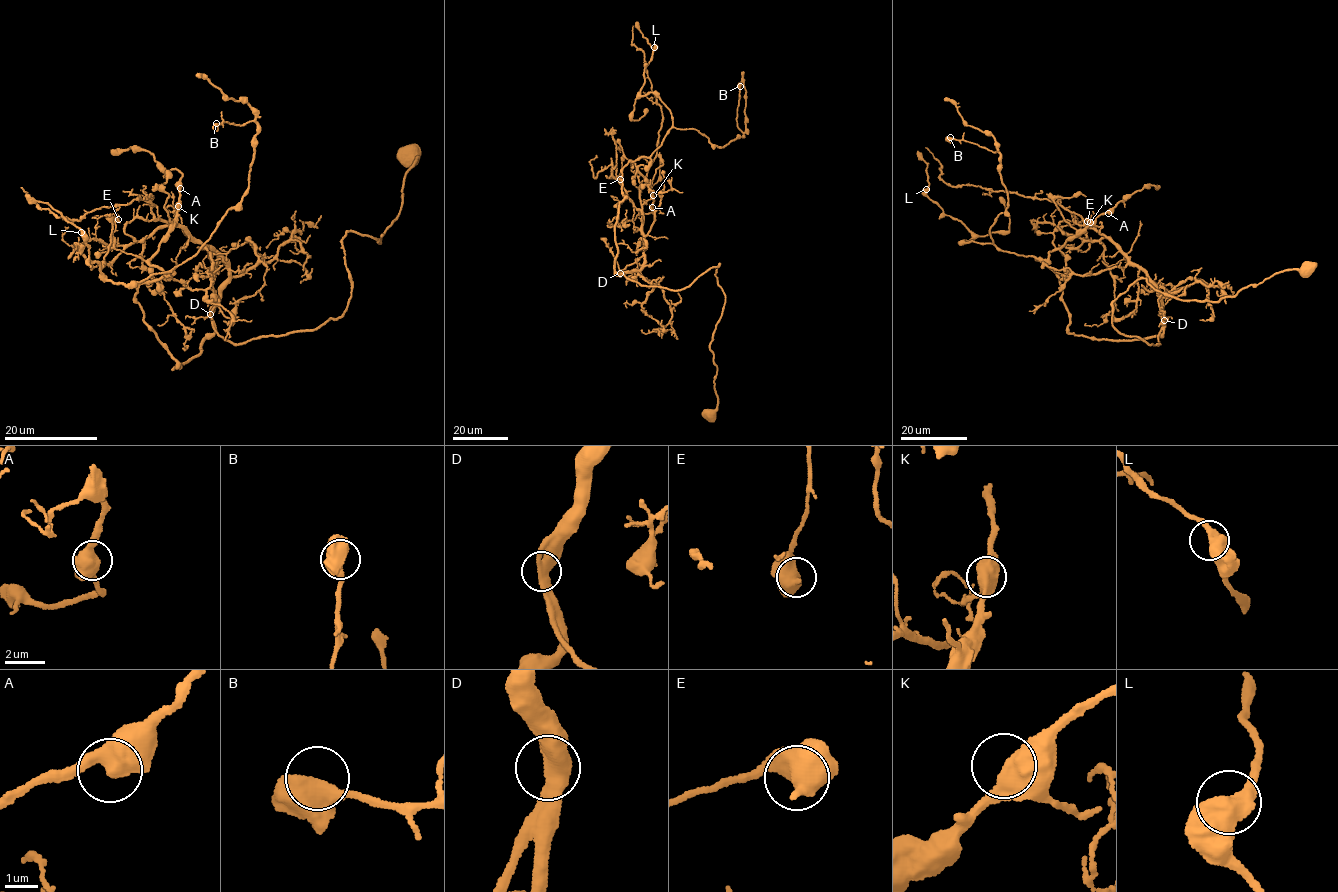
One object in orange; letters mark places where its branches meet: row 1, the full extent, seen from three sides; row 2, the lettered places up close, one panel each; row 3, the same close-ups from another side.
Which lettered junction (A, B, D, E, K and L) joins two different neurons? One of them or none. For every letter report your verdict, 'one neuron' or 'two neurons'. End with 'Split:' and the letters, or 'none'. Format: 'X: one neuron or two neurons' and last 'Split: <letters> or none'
A: one neuron
B: one neuron
D: one neuron
E: one neuron
K: one neuron
L: one neuron
Split: none

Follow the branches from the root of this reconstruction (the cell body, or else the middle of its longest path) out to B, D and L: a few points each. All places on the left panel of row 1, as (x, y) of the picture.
B: (411, 155), (340, 316), (173, 369), (135, 294), (248, 187), (257, 124), (216, 123)
D: (411, 155), (397, 217), (379, 244), (352, 231), (343, 237), (351, 298), (340, 316), (236, 344), (210, 314)
L: (411, 155), (340, 316), (173, 369), (135, 297), (175, 267), (113, 282), (81, 232)

